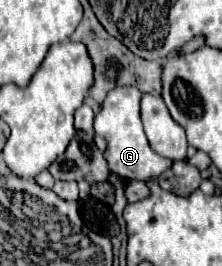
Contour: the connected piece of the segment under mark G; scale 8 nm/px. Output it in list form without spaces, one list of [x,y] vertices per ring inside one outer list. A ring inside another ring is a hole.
[[[116,87],[108,93],[100,113],[94,117],[94,131],[100,137],[104,137],[108,143],[104,151],[104,159],[108,161],[110,173],[122,179],[146,181],[150,177],[162,175],[168,167],[172,167],[170,159],[158,155],[148,145],[148,139],[144,135],[142,121],[140,121],[140,91],[136,91],[136,87]]]

